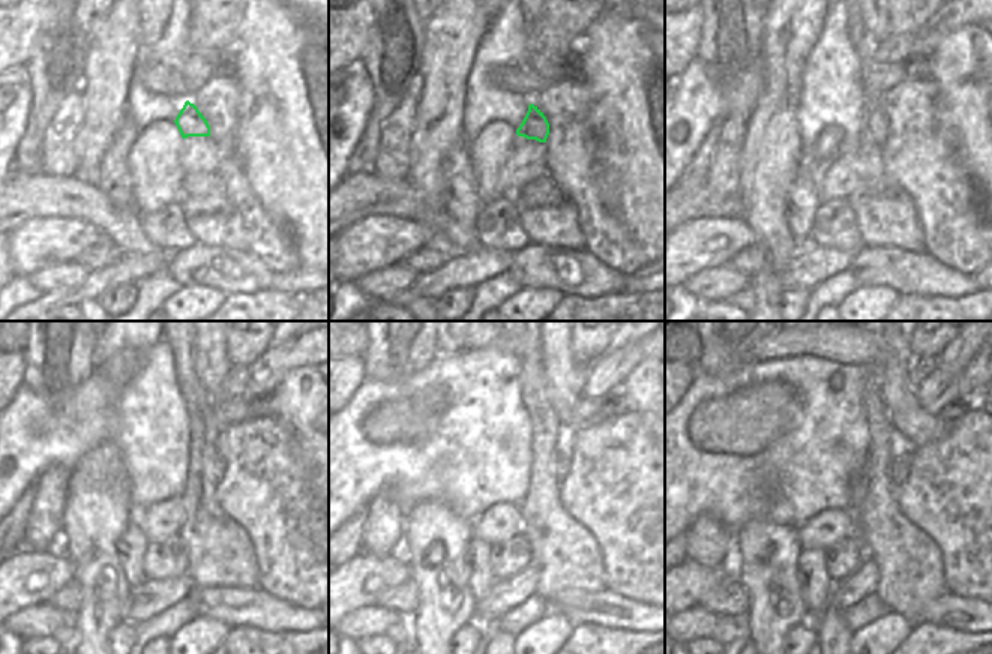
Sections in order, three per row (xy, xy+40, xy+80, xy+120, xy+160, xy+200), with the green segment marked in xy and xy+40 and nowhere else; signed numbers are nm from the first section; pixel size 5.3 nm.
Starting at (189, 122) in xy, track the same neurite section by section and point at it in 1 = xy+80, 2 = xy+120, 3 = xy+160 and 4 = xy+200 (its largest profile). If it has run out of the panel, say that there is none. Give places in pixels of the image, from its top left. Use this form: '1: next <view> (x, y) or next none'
1: next xy+80 (875, 122)
2: next xy+120 (213, 465)
3: next xy+160 (562, 459)
4: next xy+200 (902, 455)

